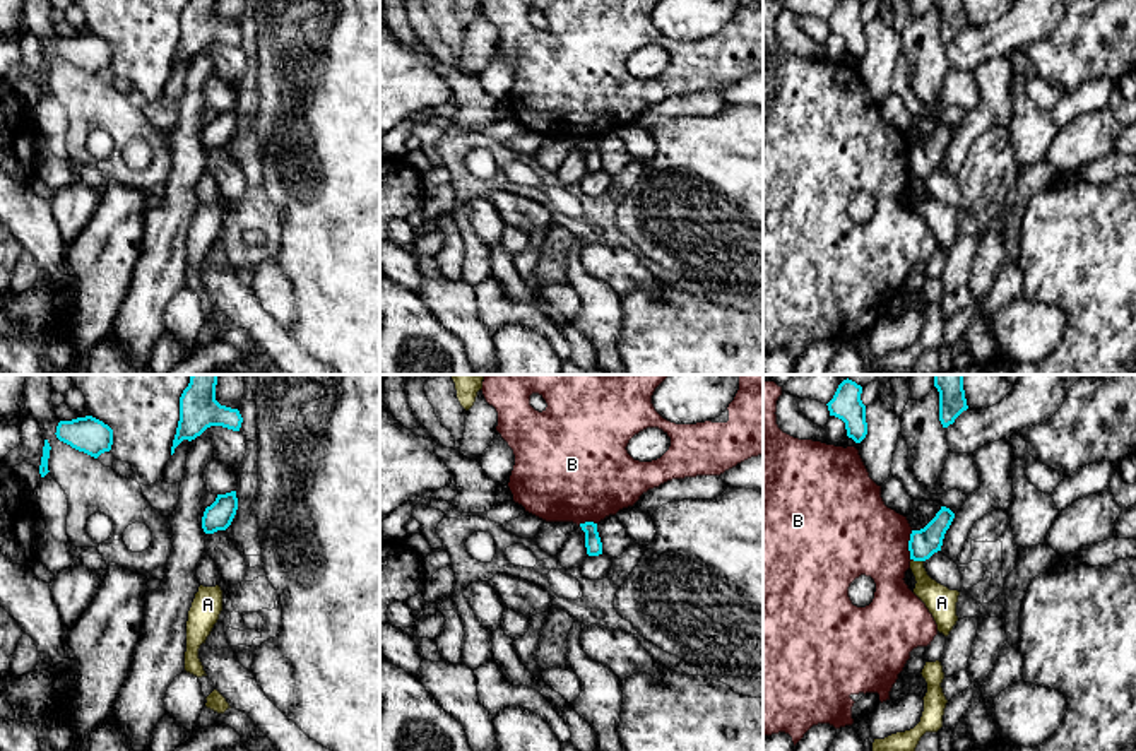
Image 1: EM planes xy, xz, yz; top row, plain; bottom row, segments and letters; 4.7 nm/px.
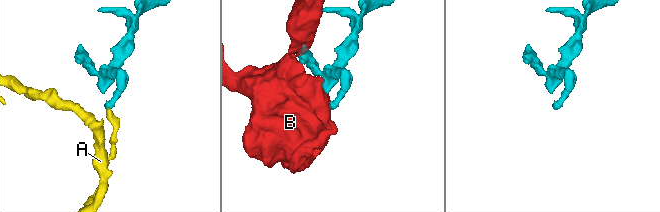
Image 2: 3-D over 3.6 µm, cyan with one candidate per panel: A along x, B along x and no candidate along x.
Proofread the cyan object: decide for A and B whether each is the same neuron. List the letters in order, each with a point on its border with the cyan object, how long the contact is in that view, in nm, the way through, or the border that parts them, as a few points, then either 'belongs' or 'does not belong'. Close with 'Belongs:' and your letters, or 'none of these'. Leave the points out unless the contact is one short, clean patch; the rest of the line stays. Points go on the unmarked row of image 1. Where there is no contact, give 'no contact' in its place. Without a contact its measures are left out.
A: meets cyan in yz at (917, 177); contact 60 nm long; border along yz (912, 175), (922, 178); does not belong
B: meets cyan in yz at (909, 163); contact 140 nm long; border along yz (912, 147), (909, 158), (911, 177); does not belong
Belongs: none of these

